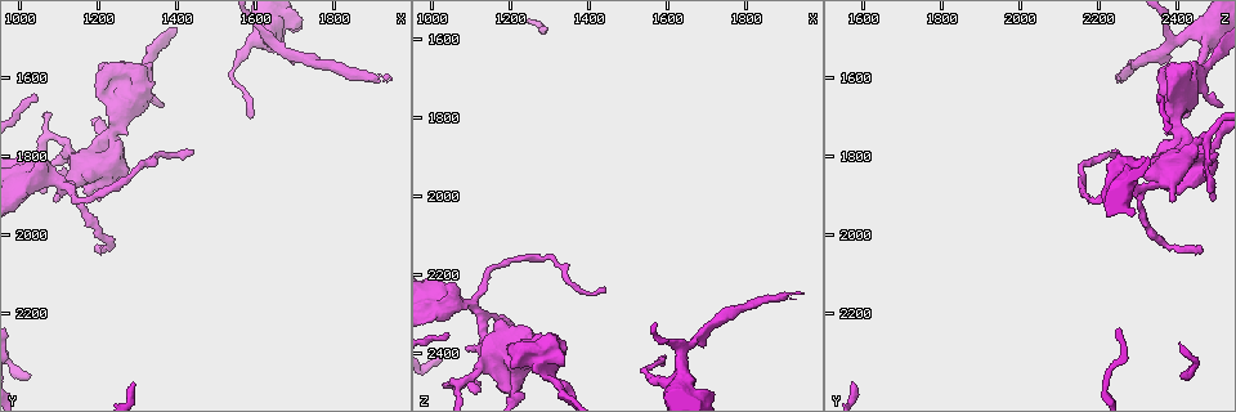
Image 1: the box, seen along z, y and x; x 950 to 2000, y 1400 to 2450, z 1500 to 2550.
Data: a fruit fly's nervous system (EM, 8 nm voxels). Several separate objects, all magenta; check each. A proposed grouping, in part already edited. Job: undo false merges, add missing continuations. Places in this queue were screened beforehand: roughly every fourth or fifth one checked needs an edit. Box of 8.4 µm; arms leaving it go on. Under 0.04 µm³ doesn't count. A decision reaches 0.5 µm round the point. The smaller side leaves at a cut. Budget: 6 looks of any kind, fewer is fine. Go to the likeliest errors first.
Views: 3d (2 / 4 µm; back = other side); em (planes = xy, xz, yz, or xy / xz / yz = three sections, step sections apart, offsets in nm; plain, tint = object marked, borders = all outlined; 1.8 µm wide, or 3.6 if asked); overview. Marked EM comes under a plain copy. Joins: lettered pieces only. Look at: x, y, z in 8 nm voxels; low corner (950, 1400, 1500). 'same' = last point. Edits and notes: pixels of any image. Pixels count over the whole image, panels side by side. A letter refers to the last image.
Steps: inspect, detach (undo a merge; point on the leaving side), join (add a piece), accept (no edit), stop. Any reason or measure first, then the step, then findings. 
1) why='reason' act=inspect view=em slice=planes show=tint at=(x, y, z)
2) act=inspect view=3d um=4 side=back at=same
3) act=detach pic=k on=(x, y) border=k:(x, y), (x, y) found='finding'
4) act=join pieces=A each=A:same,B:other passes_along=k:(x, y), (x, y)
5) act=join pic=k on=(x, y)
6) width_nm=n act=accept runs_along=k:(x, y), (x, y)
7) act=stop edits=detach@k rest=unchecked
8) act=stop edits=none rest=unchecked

why='free end' act=inspect view=3d um=4 at=(1915, 1610, 2250)

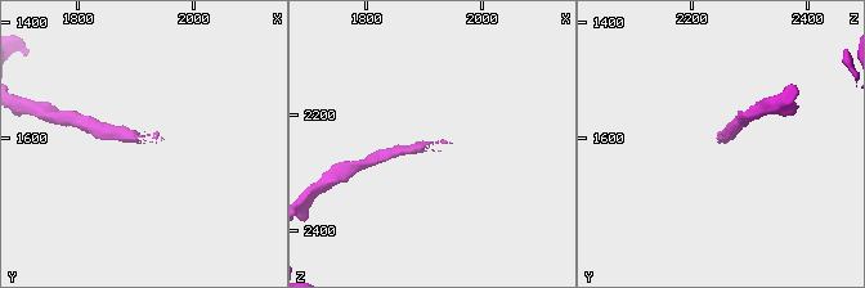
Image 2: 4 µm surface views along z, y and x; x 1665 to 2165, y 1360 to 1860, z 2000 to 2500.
act=inspect view=em slice=planes show=borders at=(1910, 1605, 2250)

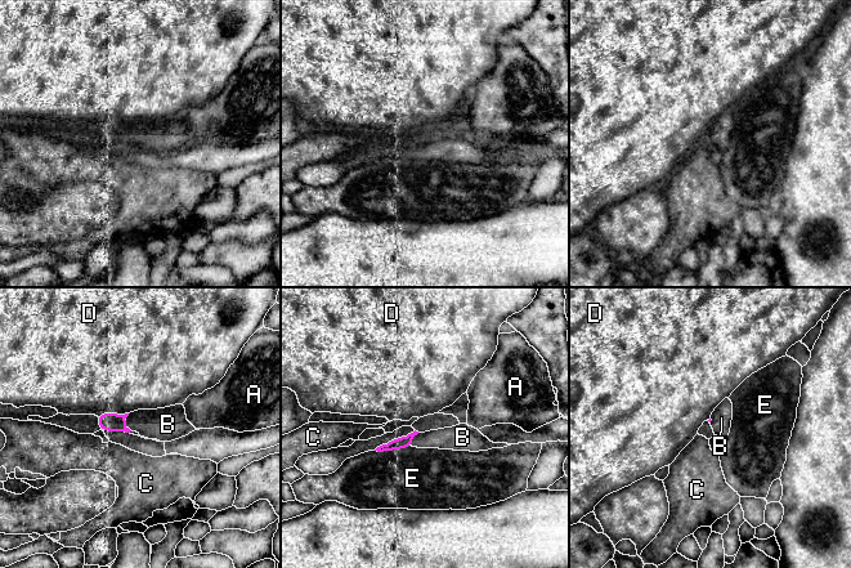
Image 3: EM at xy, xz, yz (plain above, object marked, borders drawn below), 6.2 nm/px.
act=join pieces=B each=A:other,B:same,C:other,D:other,E:other found='the neuron continues'

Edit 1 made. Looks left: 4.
why='abrupt turn' act=inspect view=em slice=planes show=borders at=(1230, 1735, 2405)

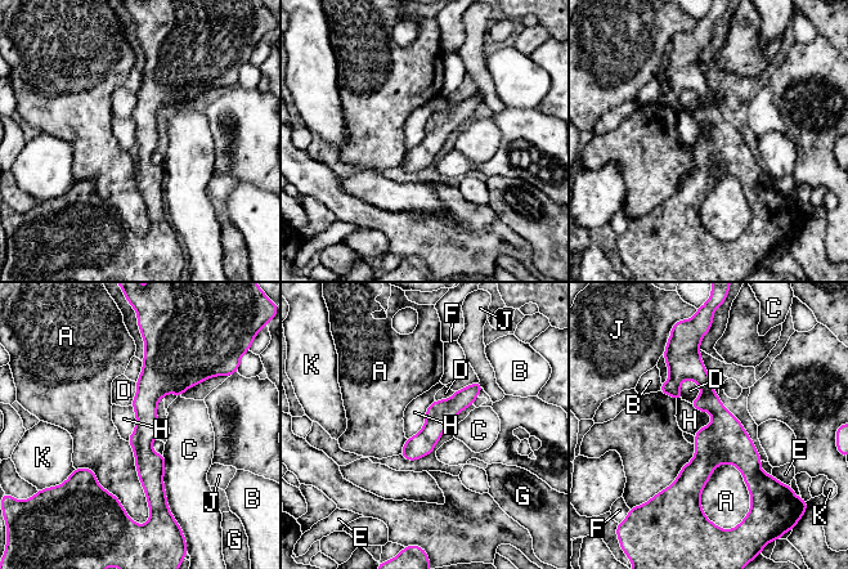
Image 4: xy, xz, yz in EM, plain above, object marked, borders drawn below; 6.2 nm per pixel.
act=accept each=A:other,B:other,C:other,D:other,E:other,F:other,G:other,H:other,J:other,K:other found='one neuron here'

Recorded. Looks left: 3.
why='an open end' act=inspect view=em slice=planes show=tint at=(1595, 1690, 2425)

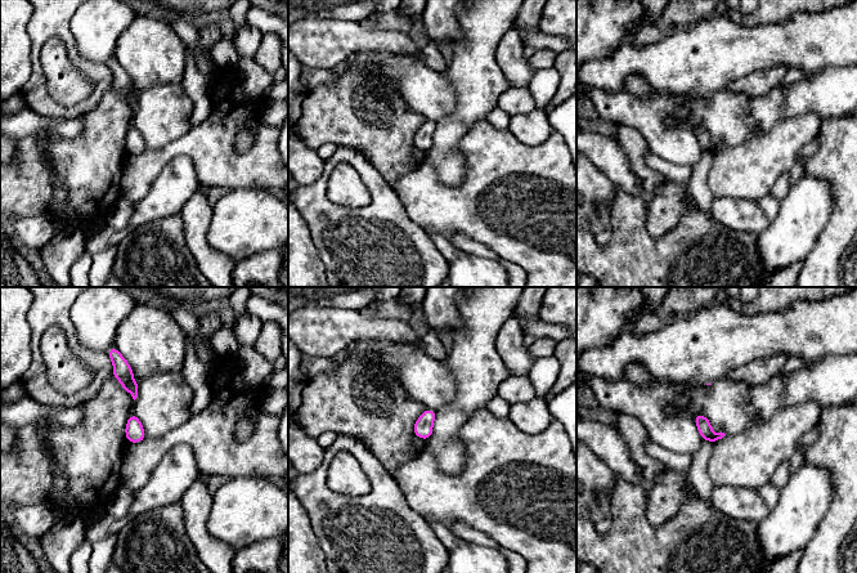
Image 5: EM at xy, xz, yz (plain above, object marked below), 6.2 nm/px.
act=inspect view=em slice=planes show=borders at=same

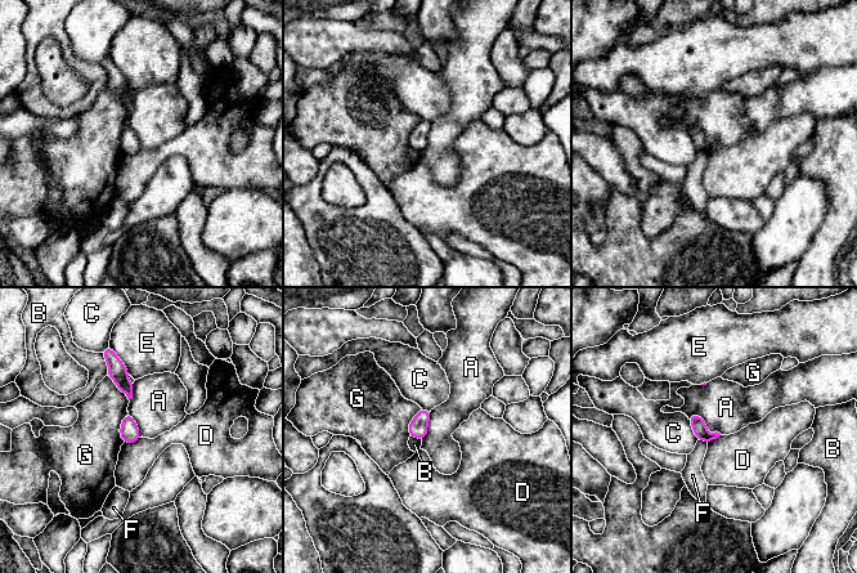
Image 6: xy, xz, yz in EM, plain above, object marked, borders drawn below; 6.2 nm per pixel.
act=accept each=A:other,B:other,C:other,D:other,E:other,F:other,G:other border=6:(689, 416), (721, 434) found='none of them fits'

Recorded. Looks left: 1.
act=stop edits=join@3 rest=unchecked

